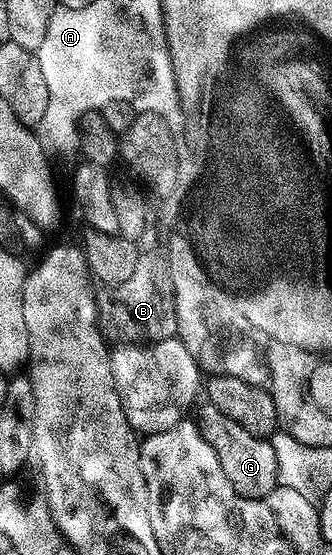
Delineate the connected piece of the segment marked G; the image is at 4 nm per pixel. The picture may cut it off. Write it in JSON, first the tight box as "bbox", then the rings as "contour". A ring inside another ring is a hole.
{"bbox":[200,404,279,497],"contour":[[[207,404],[205,408],[202,421],[200,420],[202,437],[208,447],[216,451],[216,459],[220,459],[220,471],[224,471],[228,483],[232,483],[232,487],[241,497],[267,497],[279,484],[276,457],[269,440],[253,437],[251,433],[244,431],[244,427],[220,415],[214,405]]]}

